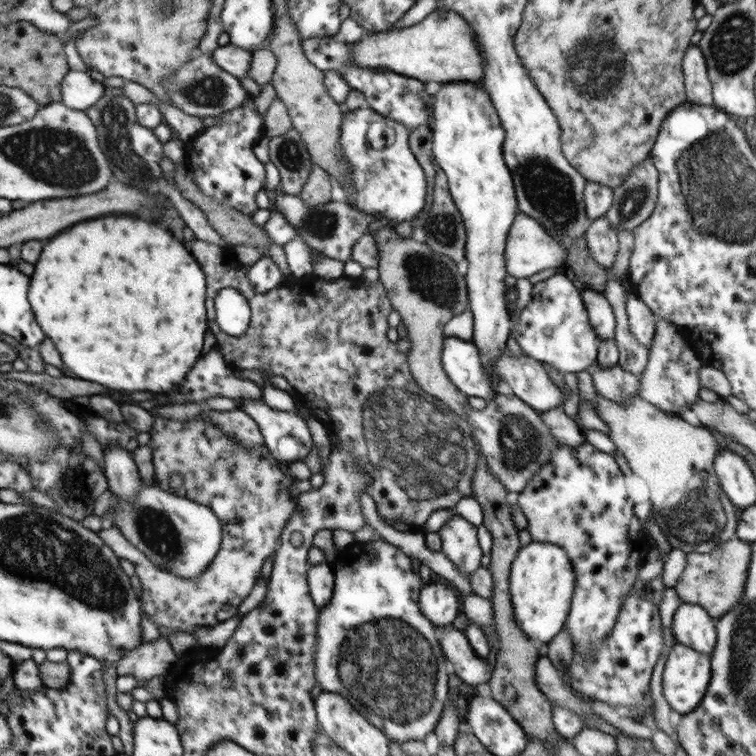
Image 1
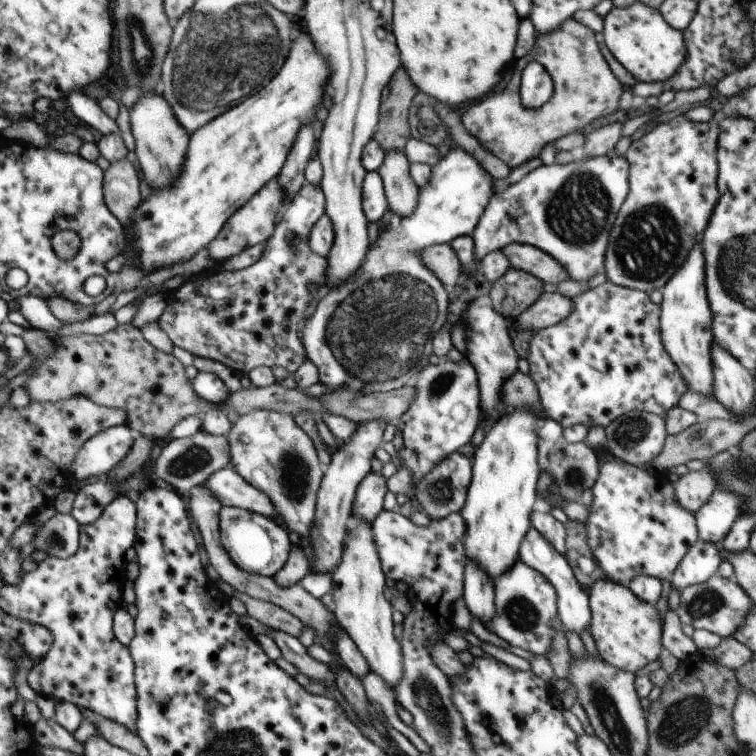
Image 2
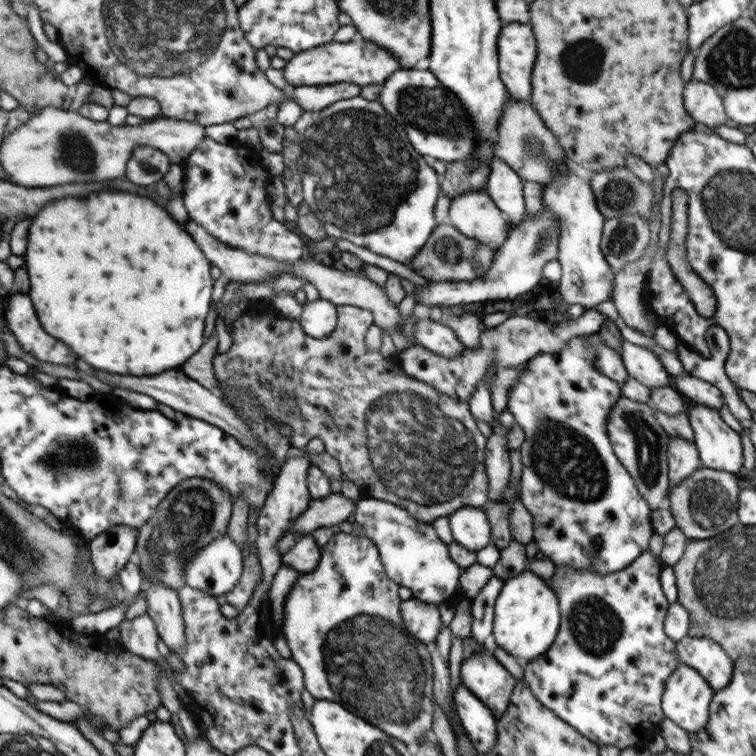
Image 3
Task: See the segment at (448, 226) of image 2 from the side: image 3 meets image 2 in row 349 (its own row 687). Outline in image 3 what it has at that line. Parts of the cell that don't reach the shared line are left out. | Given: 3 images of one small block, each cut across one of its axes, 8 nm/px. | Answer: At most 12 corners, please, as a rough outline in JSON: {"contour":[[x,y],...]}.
{"contour":[[343,531],[278,628],[305,690],[408,745],[433,666],[377,546]]}

